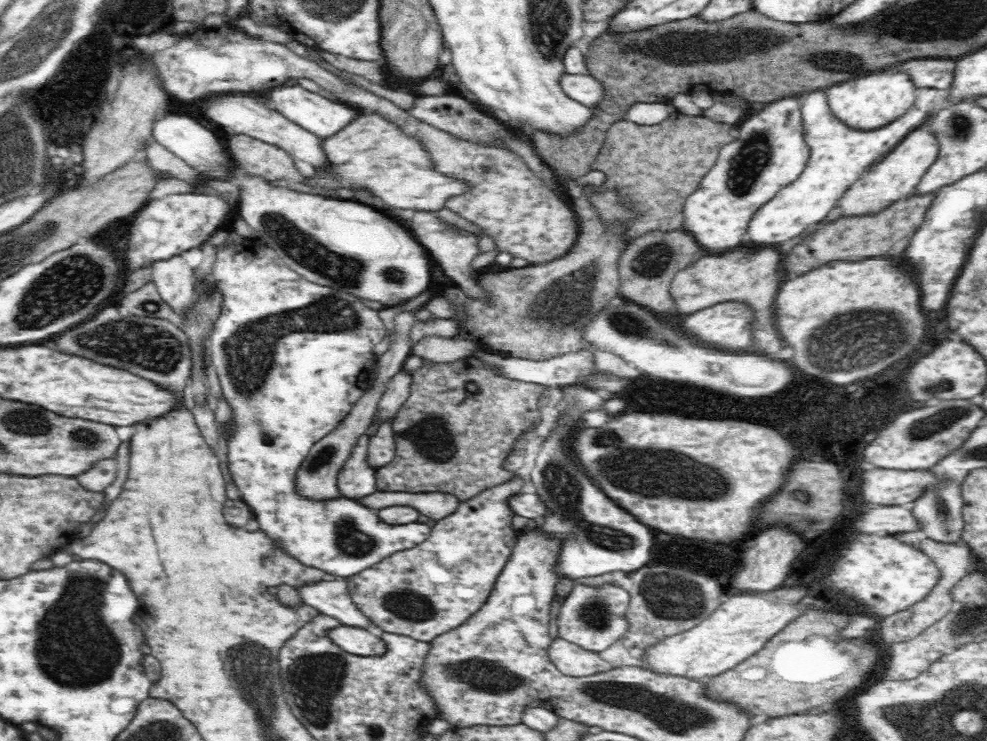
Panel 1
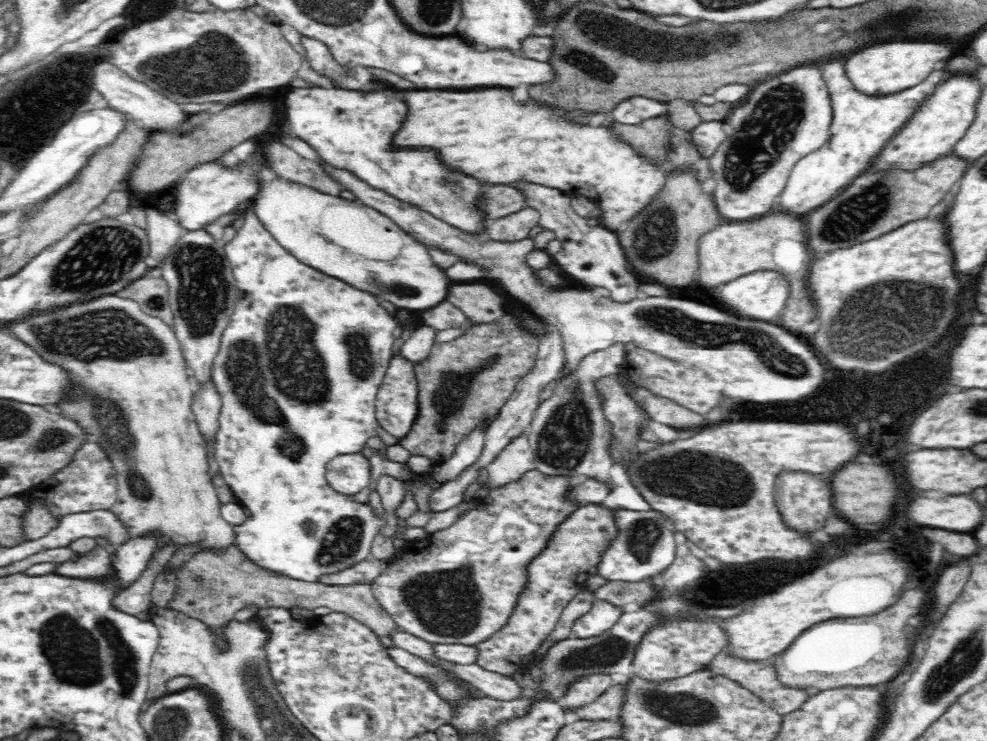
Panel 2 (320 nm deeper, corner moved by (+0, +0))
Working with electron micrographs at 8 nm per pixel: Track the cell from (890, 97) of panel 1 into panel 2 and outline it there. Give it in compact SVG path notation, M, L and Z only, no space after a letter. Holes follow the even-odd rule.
M883 43L874 44L870 48L862 48L856 54L850 56L846 61L845 69L852 84L864 94L874 96L874 94L894 94L906 88L912 88L921 83L934 70L934 68L944 68L942 64L938 66L938 60L948 60L952 56L954 48L950 44L908 44L908 43Z

